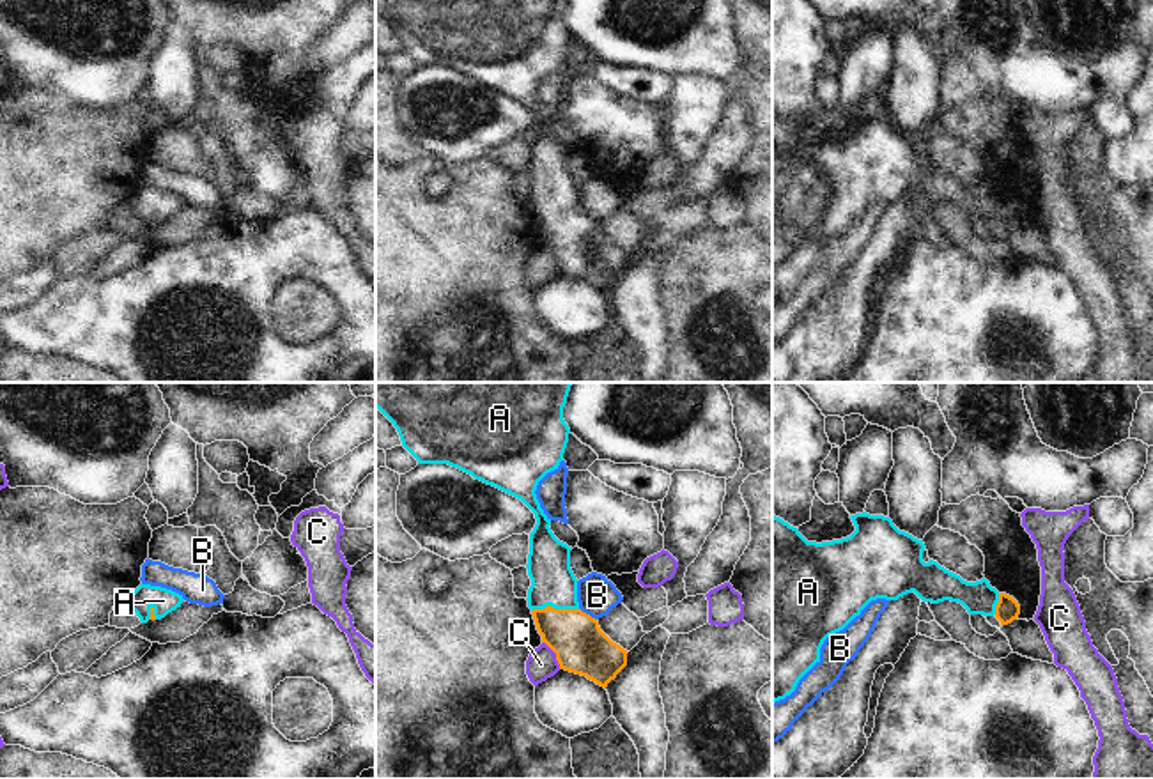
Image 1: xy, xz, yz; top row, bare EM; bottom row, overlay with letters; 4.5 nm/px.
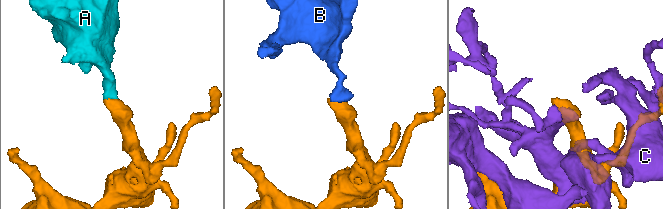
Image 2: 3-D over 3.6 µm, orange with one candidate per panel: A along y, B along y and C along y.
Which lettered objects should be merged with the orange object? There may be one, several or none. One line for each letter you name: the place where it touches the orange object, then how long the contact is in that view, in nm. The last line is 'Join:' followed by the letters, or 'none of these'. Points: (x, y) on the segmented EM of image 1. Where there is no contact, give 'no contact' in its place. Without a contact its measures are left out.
A: contact xz (553, 608); length 220 nm
Join: A

